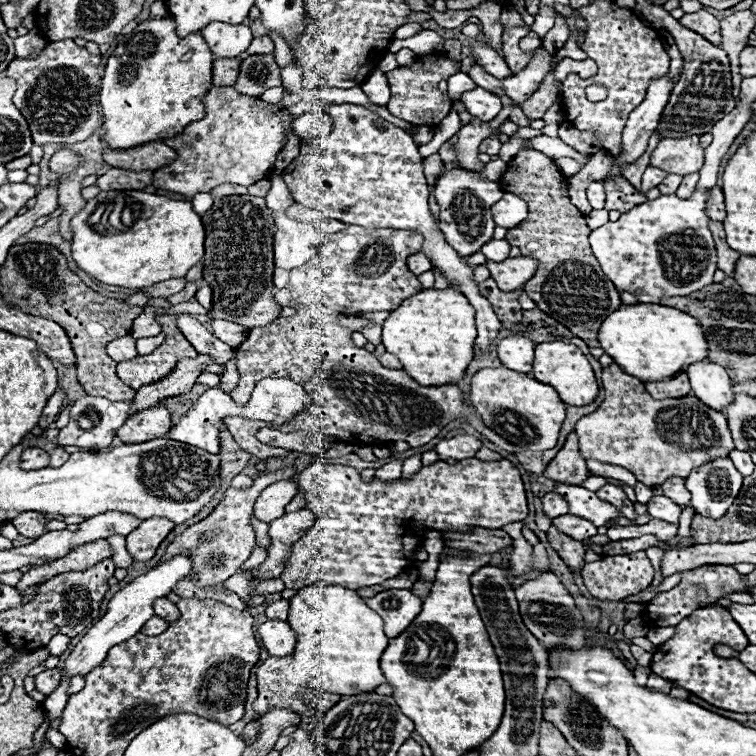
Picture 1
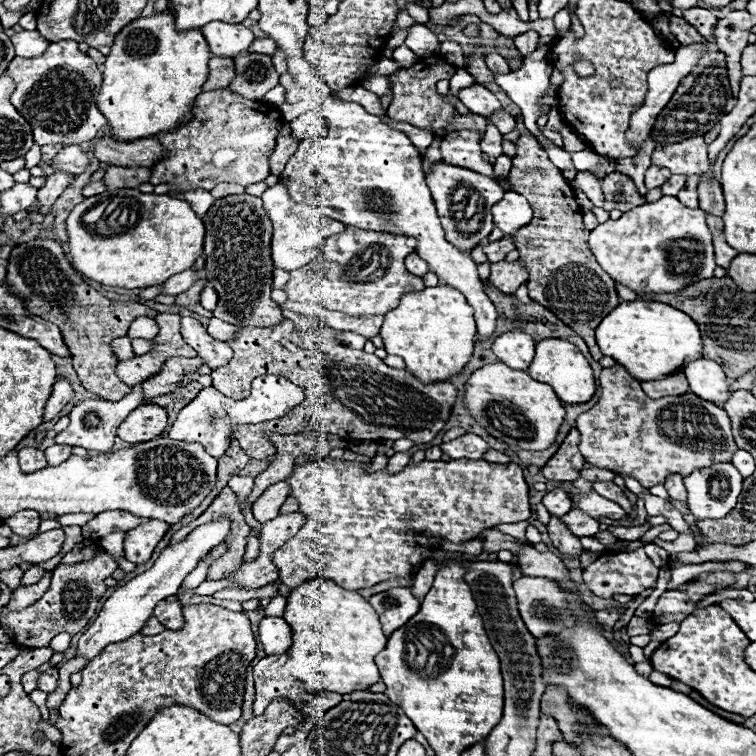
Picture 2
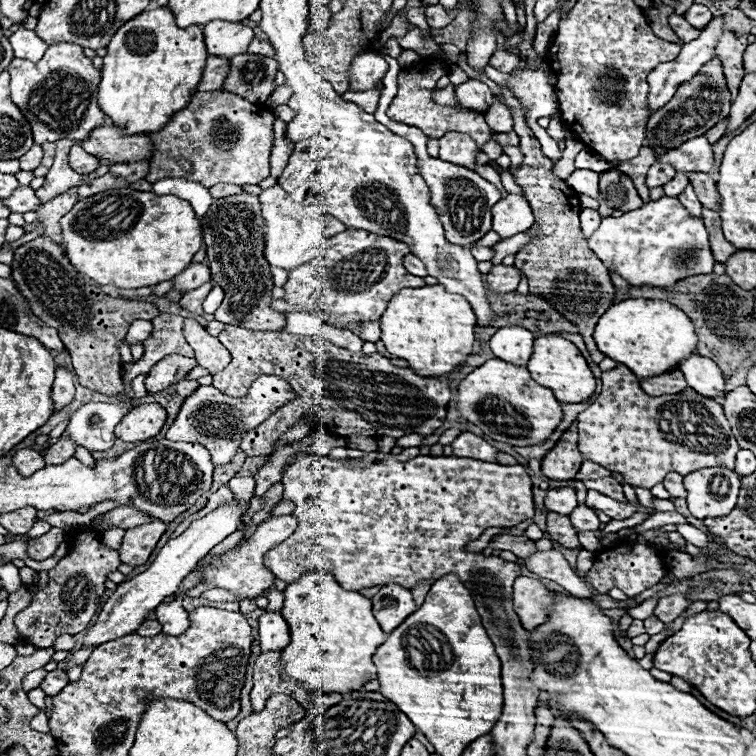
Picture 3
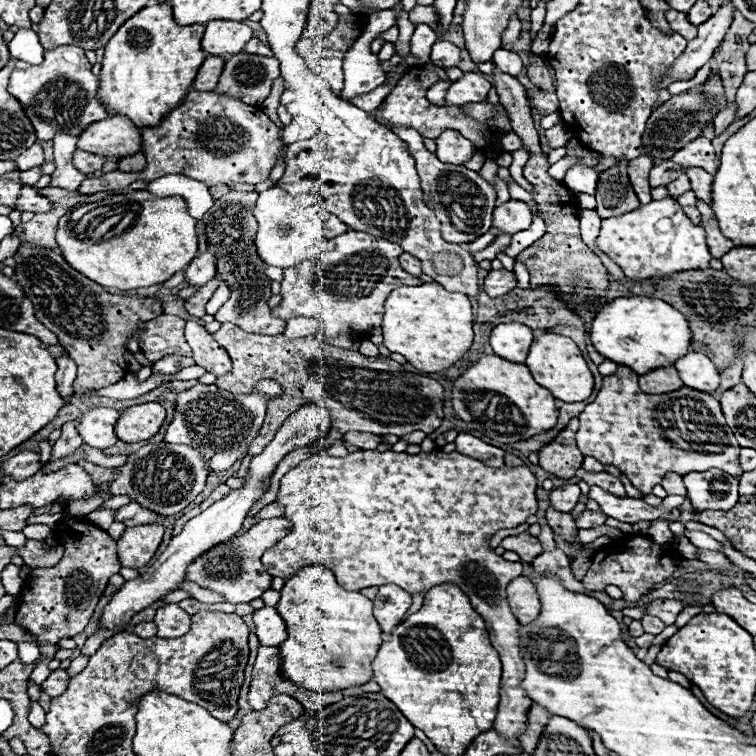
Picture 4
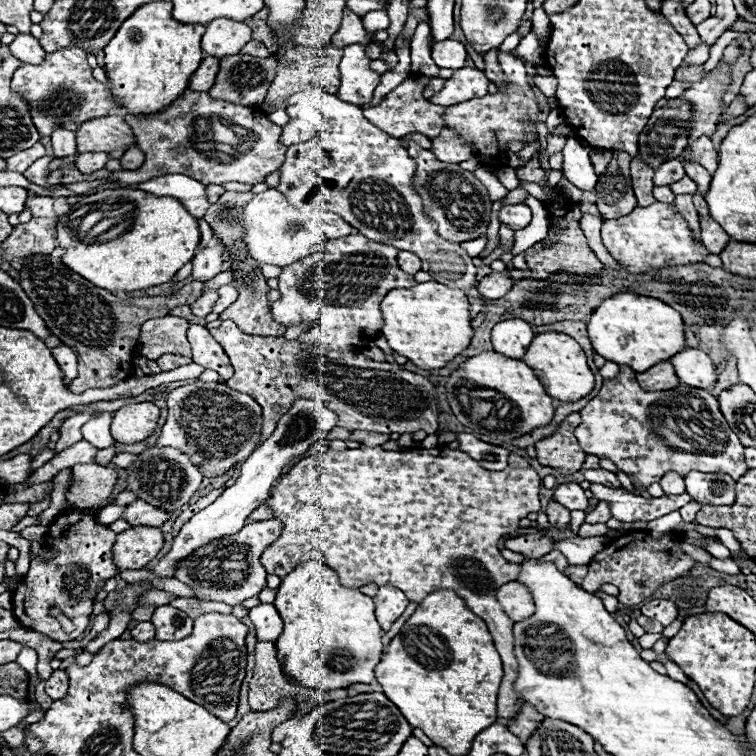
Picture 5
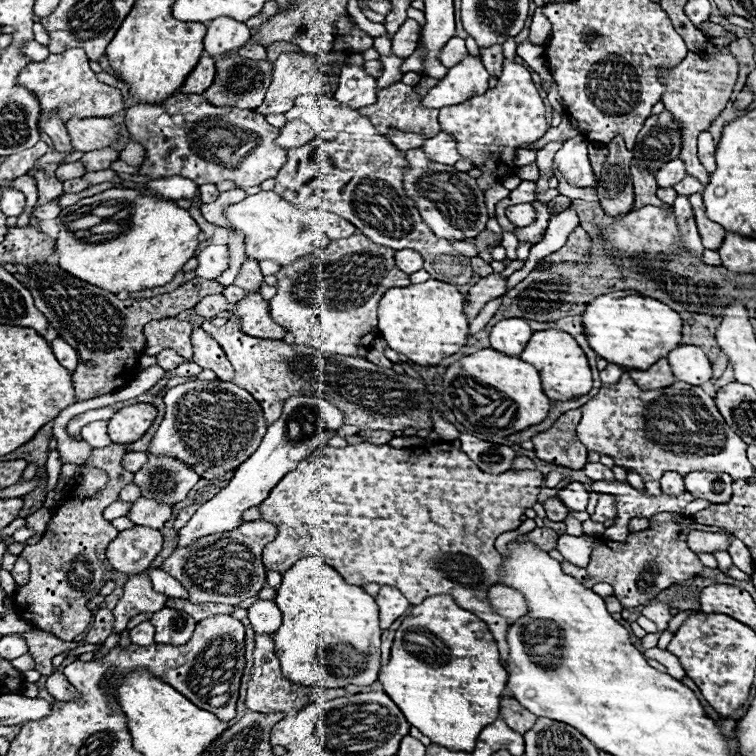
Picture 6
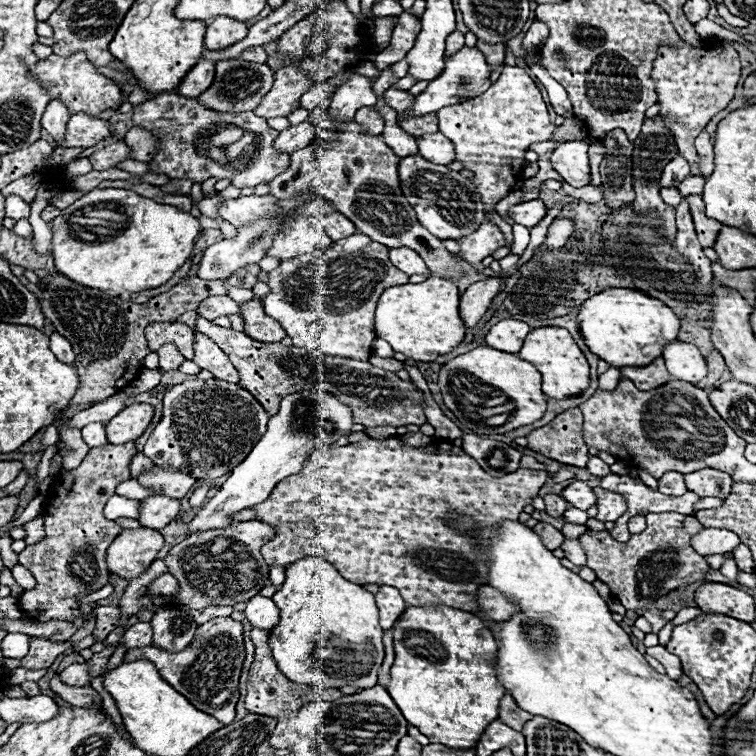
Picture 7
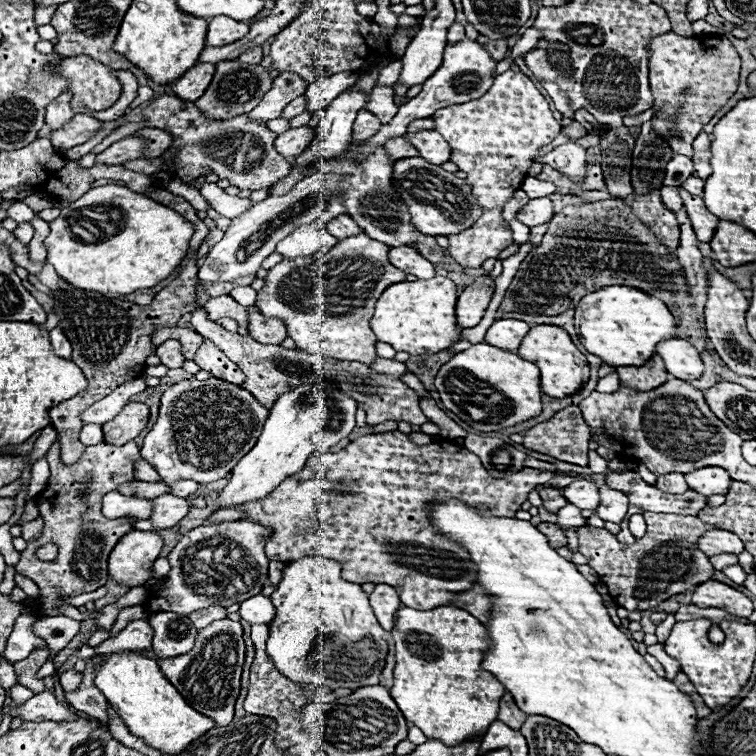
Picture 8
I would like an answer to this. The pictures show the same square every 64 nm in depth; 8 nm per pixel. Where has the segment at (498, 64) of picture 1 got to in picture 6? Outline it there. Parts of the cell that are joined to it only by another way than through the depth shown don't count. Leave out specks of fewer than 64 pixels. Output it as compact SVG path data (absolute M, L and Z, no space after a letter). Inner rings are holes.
M506 58L496 88L462 104L440 108L440 126L444 132L456 138L460 154L472 160L478 170L482 170L482 176L478 180L484 190L488 188L488 184L500 182L514 174L516 166L512 158L516 156L518 146L540 140L548 130L544 104L530 78L530 72L518 62Z

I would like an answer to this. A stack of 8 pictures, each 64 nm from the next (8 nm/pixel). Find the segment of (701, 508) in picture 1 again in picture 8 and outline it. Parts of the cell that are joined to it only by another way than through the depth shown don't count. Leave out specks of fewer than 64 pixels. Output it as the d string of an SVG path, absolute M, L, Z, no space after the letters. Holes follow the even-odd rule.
M706 466L706 468L698 468L690 474L686 474L686 482L694 492L700 492L704 496L712 496L712 494L726 494L730 488L730 476L728 472L724 472L724 468L716 468L716 466Z

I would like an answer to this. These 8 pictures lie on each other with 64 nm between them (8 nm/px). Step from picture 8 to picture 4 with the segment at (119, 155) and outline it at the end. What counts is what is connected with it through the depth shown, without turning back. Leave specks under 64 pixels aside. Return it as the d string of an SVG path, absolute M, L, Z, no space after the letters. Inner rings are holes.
M76 148L76 152L74 152L74 158L72 158L72 160L74 160L76 170L80 170L80 172L84 172L84 174L92 174L92 172L100 170L102 164L104 164L104 158L102 158L102 156L96 156L96 154L78 150L78 148Z

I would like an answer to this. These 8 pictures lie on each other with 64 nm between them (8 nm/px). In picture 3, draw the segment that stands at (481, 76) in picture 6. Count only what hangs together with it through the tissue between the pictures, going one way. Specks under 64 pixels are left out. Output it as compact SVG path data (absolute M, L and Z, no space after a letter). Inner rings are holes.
M470 78L466 84L456 86L456 98L460 100L462 108L474 112L486 112L494 102L490 88L484 82L474 78Z

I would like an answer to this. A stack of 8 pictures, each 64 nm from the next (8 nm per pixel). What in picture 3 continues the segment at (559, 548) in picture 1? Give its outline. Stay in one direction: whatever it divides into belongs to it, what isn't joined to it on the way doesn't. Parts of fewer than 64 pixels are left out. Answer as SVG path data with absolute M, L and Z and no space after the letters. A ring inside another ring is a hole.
M548 512L548 534L550 534L552 542L558 542L564 548L570 548L570 550L580 548L578 534L566 516L560 516L556 512Z

